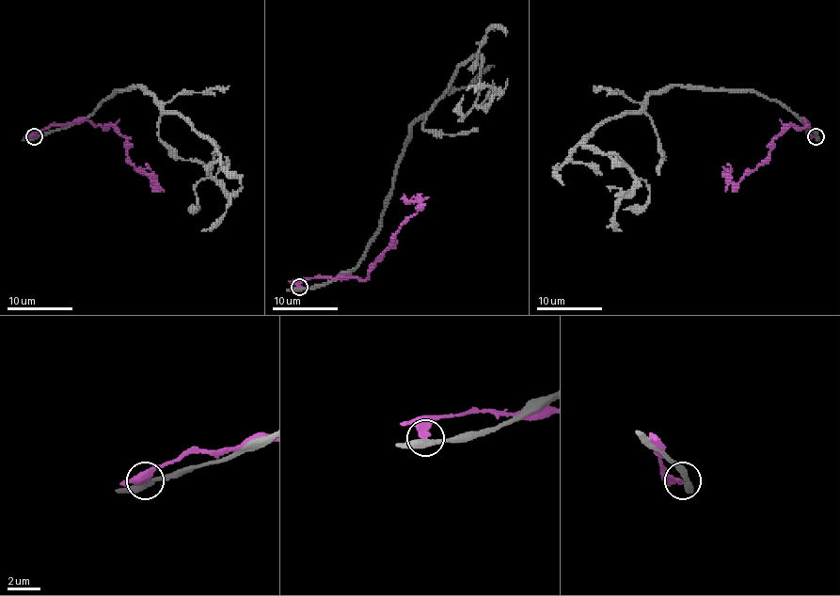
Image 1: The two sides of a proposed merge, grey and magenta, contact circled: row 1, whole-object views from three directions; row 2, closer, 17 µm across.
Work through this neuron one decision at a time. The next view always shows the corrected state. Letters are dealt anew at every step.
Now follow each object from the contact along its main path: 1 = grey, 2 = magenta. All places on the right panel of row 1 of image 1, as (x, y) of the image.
1: (816, 135), (755, 91), (655, 91), (585, 144), (613, 153), (631, 175), (635, 184), (615, 212), (618, 230)
2: (816, 135), (806, 120), (789, 124), (736, 183), (727, 164)

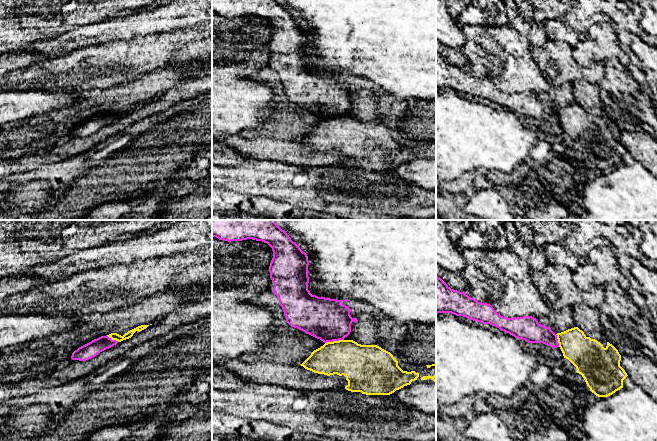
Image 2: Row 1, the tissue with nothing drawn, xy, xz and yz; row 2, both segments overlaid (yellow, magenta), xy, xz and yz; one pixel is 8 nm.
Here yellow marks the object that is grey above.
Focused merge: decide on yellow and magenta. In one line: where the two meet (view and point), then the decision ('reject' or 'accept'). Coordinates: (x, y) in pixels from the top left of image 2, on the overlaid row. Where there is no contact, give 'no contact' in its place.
contact xz (334, 341); reject

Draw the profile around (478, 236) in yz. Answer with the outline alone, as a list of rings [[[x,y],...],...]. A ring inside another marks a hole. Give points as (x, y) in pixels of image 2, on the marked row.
[[[485,220],[473,222],[471,228],[466,230],[458,242],[458,249],[509,249],[509,244],[504,236],[499,236],[497,231],[487,224]]]

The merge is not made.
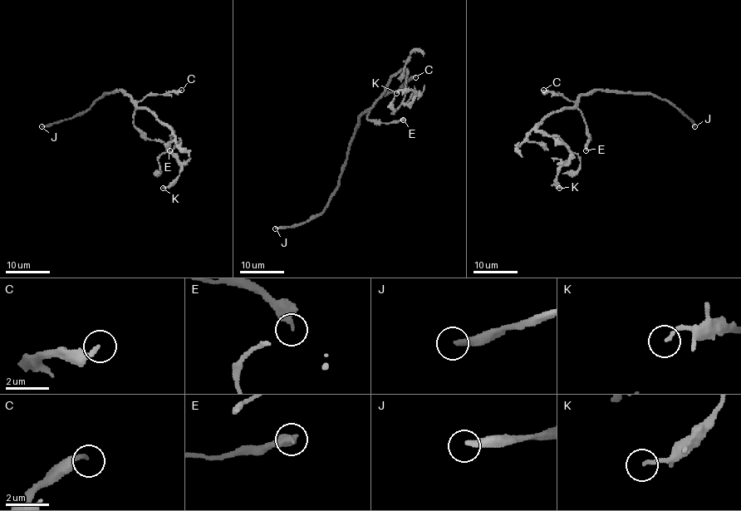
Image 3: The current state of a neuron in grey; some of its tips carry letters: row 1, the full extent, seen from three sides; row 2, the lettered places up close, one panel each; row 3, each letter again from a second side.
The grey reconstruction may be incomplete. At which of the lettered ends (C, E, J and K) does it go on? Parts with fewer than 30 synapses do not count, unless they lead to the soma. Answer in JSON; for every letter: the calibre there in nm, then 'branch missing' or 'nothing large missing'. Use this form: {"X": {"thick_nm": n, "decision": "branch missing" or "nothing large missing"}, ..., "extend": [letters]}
{"C": {"thick_nm": 240, "decision": "nothing large missing"}, "E": {"thick_nm": 360, "decision": "nothing large missing"}, "J": {"thick_nm": 260, "decision": "branch missing"}, "K": {"thick_nm": 160, "decision": "nothing large missing"}, "extend": ["J"]}

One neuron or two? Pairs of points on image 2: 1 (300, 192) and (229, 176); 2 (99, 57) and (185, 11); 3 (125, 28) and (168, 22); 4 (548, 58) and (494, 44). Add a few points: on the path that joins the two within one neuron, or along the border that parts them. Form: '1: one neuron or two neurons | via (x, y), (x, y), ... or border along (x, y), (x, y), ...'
1: one neuron | via (282, 182), (266, 178), (247, 178)
2: two neurons | border along (161, 32), (139, 35), (128, 40), (115, 41)
3: one neuron | via (136, 24), (157, 22)
4: two neurons | border along (531, 47), (531, 57), (543, 75)

